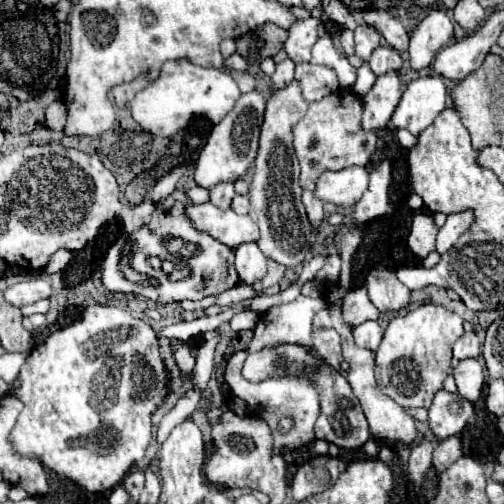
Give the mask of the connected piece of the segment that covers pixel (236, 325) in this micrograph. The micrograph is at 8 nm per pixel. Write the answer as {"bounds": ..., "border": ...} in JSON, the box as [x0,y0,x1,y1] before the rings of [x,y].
{"bounds":[229,310,259,332],"border":[[[245,310],[245,312],[235,314],[235,316],[229,320],[229,324],[231,324],[231,328],[233,328],[235,332],[239,332],[239,330],[253,330],[255,324],[257,324],[257,318],[259,318],[259,316],[257,316],[255,312]]]}

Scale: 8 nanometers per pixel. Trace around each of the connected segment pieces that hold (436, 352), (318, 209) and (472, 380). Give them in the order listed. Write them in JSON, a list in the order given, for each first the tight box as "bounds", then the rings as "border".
[{"bounds":[375,304,461,408],"border":[[[423,304],[405,316],[393,318],[375,358],[377,384],[383,394],[393,398],[403,408],[429,408],[435,394],[443,388],[445,376],[451,372],[451,348],[461,334],[461,316],[435,304]]]},{"bounds":[303,190,325,230],"border":[[[305,190],[305,192],[303,192],[303,204],[305,204],[305,208],[307,208],[307,216],[309,216],[311,226],[317,230],[317,228],[323,224],[323,220],[325,220],[323,202],[317,200],[317,198],[313,196],[313,192]]]},{"bounds":[453,360,485,402],"border":[[[461,360],[457,364],[457,368],[453,370],[453,378],[455,378],[459,394],[463,398],[467,398],[469,402],[477,402],[481,398],[485,376],[483,376],[483,368],[477,360]]]}]

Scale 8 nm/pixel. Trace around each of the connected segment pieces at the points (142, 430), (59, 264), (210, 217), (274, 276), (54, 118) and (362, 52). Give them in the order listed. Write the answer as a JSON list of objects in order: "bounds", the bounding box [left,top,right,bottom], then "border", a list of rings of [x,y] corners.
[{"bounds":[9,304,167,492],"border":[[[103,304],[85,308],[79,322],[53,332],[41,346],[37,346],[21,366],[19,380],[19,388],[9,386],[9,392],[25,404],[17,426],[11,432],[13,446],[19,454],[39,458],[47,468],[67,476],[89,492],[115,488],[135,462],[143,458],[145,448],[151,442],[151,412],[167,394],[167,374],[161,364],[155,330],[125,310]]]},{"bounds":[45,250,71,274],"border":[[[59,250],[59,252],[55,252],[55,254],[51,256],[49,264],[45,266],[45,272],[47,272],[47,274],[55,274],[55,272],[65,270],[65,266],[69,264],[69,260],[71,260],[71,252],[69,252],[69,250]]]},{"bounds":[187,202,259,248],"border":[[[207,202],[207,204],[197,204],[187,208],[187,214],[193,218],[193,224],[199,230],[213,234],[229,248],[237,248],[243,242],[259,240],[259,228],[251,220],[251,216],[239,216],[231,208],[219,210],[217,206]]]},{"bounds":[259,260,285,284],"border":[[[267,260],[267,266],[269,266],[269,272],[267,276],[259,282],[259,284],[267,284],[267,282],[279,282],[283,276],[285,276],[285,266],[283,264],[277,264],[275,260]]]},{"bounds":[45,100,65,132],"border":[[[55,100],[55,102],[47,108],[47,112],[45,112],[45,122],[47,122],[47,126],[49,126],[51,130],[55,130],[55,132],[63,130],[63,126],[65,126],[65,106],[63,106],[61,100]]]},{"bounds":[355,24,383,60],"border":[[[361,24],[355,30],[355,54],[363,60],[369,60],[371,52],[383,44],[381,32],[373,28],[371,24]]]}]

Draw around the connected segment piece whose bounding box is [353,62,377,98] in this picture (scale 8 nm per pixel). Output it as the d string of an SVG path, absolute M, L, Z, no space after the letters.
M365 62L365 64L357 70L357 82L355 82L355 86L353 86L355 96L357 96L357 98L363 98L365 92L369 92L369 88L375 84L375 80L377 80L377 76L369 70L369 66L367 66L367 62Z

